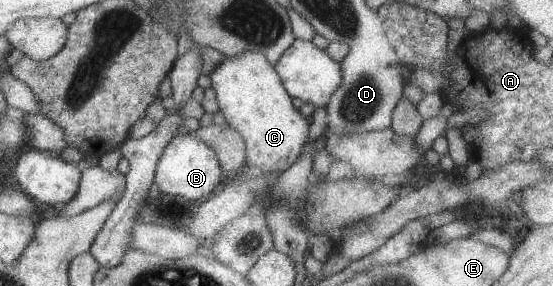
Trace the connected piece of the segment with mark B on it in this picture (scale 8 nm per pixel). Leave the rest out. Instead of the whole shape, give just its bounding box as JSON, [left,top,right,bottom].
[153,129,225,203]

